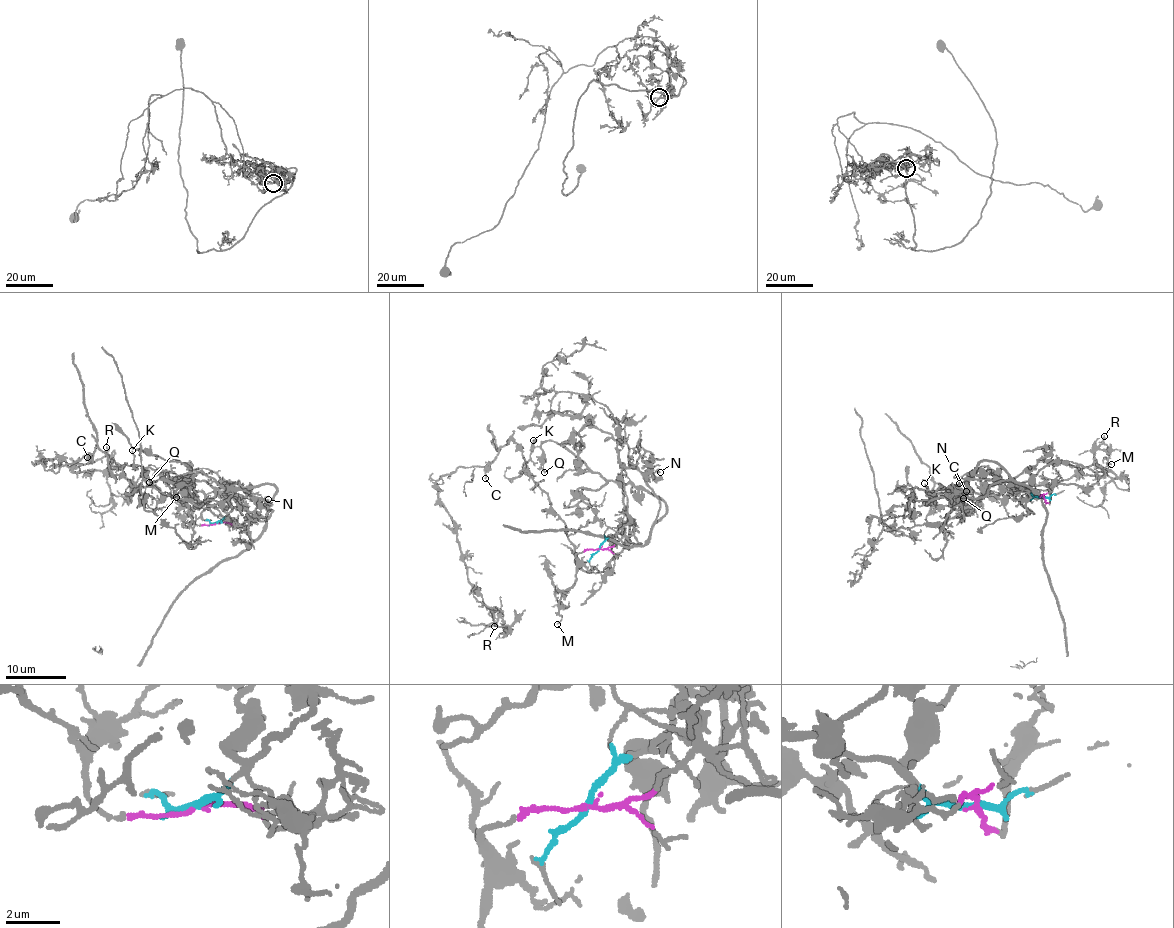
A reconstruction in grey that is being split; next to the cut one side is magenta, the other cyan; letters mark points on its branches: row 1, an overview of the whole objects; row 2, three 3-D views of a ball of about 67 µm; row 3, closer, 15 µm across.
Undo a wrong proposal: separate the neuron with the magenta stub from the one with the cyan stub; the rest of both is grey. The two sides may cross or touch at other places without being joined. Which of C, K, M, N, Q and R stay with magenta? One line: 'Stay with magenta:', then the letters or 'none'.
Stay with magenta: C, M, R

